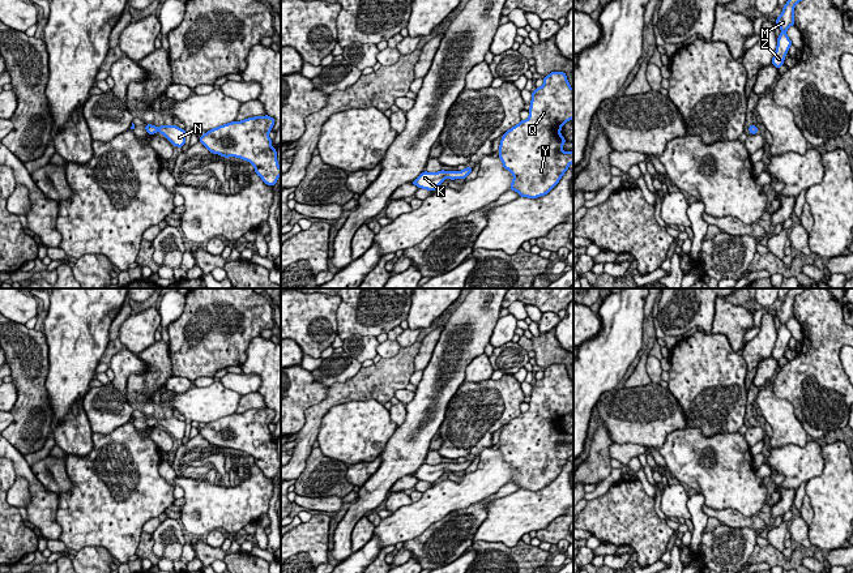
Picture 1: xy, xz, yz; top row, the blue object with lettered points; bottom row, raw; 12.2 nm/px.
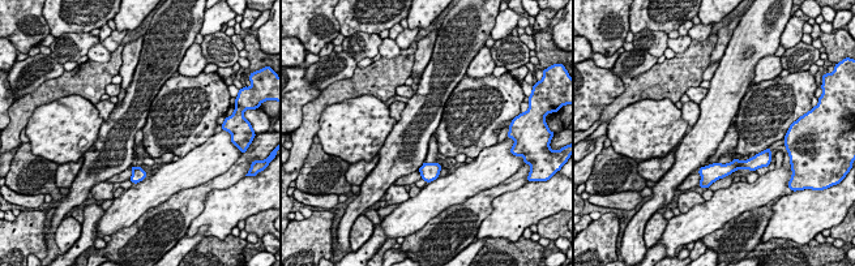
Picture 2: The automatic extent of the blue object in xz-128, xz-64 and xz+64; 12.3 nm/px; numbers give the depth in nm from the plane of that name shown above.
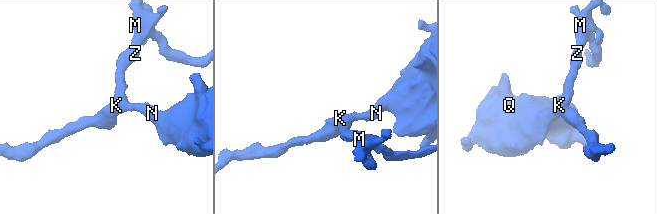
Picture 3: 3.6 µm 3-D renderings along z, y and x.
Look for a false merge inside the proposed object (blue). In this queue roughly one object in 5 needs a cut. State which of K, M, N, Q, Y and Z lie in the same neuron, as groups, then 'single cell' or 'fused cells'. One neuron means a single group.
K M N Q Y Z | single cell

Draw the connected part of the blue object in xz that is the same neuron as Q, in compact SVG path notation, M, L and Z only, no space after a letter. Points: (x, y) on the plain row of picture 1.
M564 364L545 368L543 377L532 385L529 410L503 426L499 450L503 459L513 467L509 482L520 489L537 491L547 487L573 456L573 445L563 444L566 431L560 427L564 415L573 411L573 381Z

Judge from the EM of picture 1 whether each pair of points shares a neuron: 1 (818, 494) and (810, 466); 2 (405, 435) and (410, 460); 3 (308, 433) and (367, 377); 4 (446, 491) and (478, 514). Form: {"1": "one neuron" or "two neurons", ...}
{"1": "two neurons", "2": "one neuron", "3": "one neuron", "4": "two neurons"}

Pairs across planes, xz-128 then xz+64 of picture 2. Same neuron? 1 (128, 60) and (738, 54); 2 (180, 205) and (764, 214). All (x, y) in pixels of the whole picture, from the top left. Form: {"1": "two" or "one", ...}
{"1": "two", "2": "one"}

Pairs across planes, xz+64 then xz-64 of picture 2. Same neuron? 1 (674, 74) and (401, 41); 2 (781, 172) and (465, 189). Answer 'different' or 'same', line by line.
1: different
2: same

